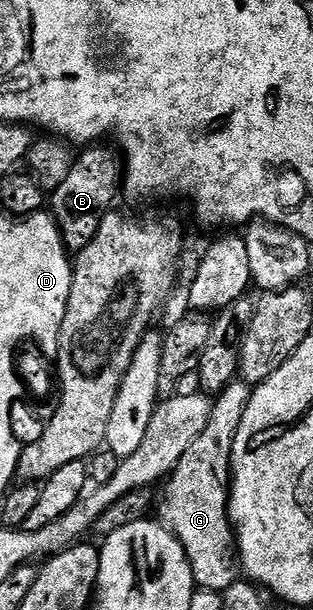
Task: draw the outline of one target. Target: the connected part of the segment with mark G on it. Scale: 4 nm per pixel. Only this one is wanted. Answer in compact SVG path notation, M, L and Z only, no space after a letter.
M242 381L230 383L214 400L211 409L211 420L205 425L205 431L189 449L181 461L167 476L163 491L163 500L158 500L158 518L163 526L169 528L181 541L185 553L189 557L189 565L193 569L196 588L205 591L227 591L229 585L237 582L237 548L235 546L235 529L231 526L231 513L229 510L229 496L231 494L231 449L233 437L237 433L237 425L241 425L241 417L245 413L245 405L251 400L252 388Z

